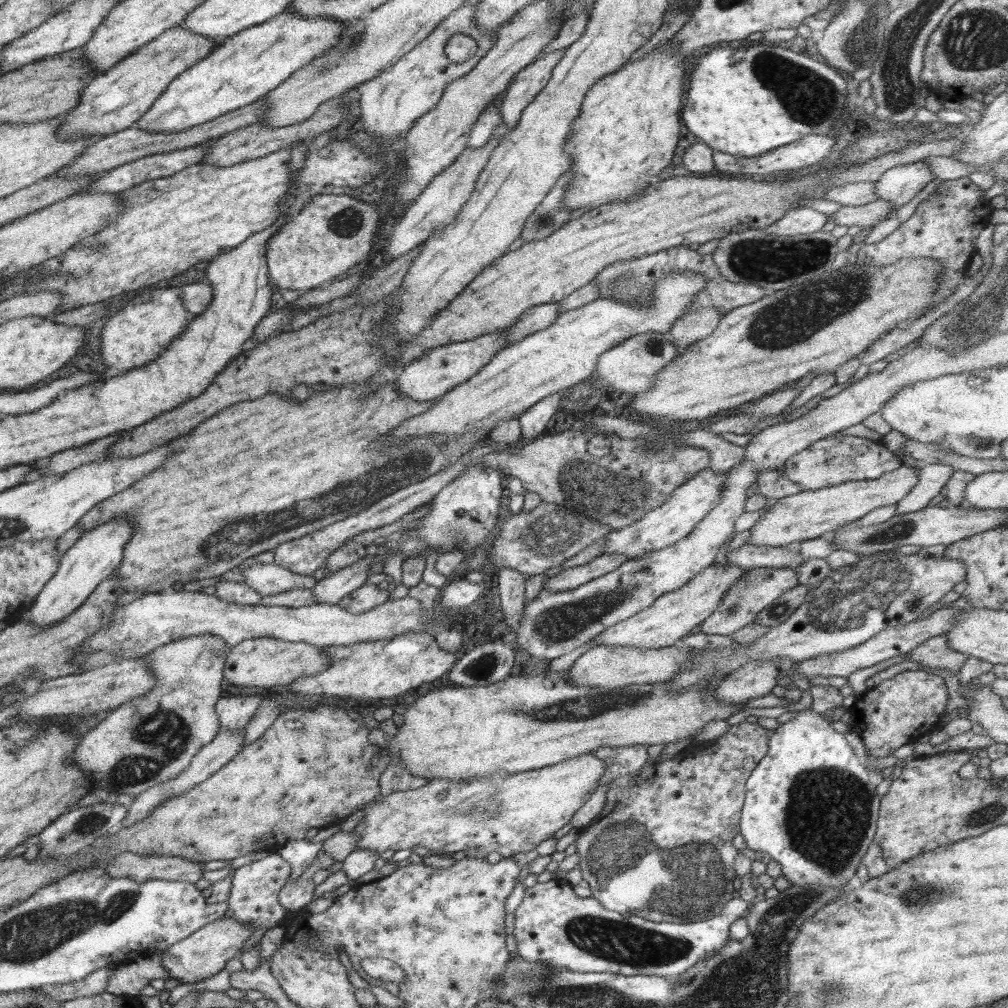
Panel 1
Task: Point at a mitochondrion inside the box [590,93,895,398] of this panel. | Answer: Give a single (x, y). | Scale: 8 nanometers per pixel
(801, 313)

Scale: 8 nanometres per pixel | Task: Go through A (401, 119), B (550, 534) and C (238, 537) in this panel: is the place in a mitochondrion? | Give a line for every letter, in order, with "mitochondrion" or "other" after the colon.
A: other
B: mitochondrion
C: mitochondrion

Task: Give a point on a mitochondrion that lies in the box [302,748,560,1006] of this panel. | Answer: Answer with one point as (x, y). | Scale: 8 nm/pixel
(466, 888)

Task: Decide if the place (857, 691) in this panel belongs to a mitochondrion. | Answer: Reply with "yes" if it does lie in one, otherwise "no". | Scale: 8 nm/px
no

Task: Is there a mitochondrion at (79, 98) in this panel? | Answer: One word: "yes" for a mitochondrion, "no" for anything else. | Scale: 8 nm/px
no

